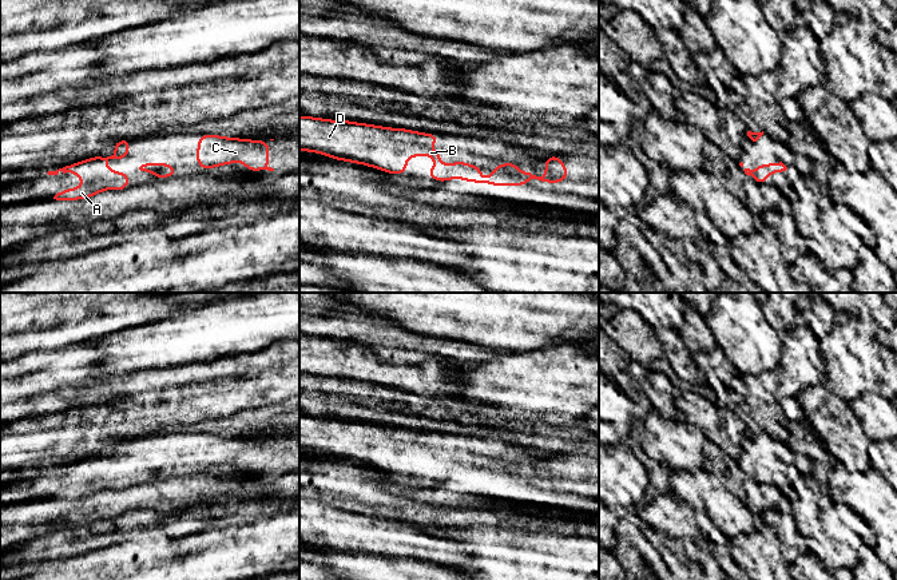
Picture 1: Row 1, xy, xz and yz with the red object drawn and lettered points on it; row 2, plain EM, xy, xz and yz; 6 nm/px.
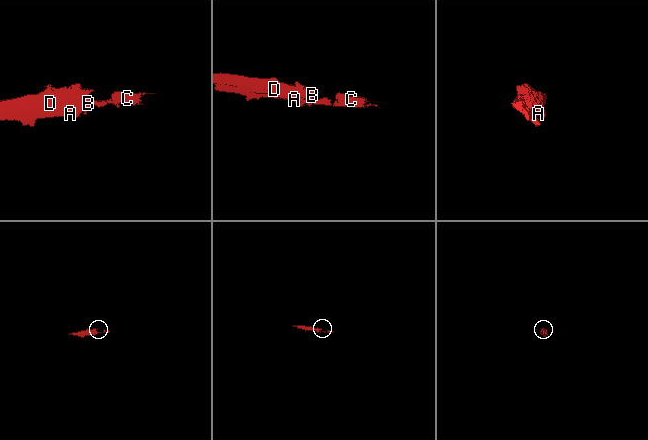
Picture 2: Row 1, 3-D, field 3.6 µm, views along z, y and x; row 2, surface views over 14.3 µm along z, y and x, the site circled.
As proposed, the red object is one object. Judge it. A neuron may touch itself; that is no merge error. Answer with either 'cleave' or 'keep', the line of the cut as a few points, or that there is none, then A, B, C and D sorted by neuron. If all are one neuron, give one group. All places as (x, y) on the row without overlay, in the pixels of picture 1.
keep; no cut; A B C D

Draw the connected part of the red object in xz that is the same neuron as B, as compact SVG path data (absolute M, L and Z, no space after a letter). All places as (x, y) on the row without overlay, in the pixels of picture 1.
M299 416L299 449L309 452L318 452L338 460L360 462L386 470L389 473L401 474L406 470L406 461L410 456L429 456L436 460L426 477L445 481L449 478L460 477L467 481L485 482L493 485L524 485L531 478L537 478L545 482L564 481L568 477L568 470L559 456L549 456L544 458L547 473L543 476L523 472L516 468L516 461L499 464L493 472L484 478L479 472L480 465L468 464L464 461L455 461L451 464L441 462L441 454L434 448L424 450L422 444L436 444L440 434L422 433L404 428L388 428L381 425L372 425L365 422L354 422L346 420L326 420L322 417Z

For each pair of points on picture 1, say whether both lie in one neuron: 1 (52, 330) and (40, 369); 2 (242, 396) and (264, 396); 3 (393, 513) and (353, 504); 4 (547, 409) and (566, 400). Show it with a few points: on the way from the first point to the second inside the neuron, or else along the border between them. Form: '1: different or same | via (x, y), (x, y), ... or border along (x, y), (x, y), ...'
1: different | border along (76, 344), (55, 349), (30, 350), (15, 358)
2: same | via (247, 397), (258, 397)
3: same | via (384, 509), (378, 504), (362, 504)
4: same | via (551, 405), (556, 400), (562, 400)

